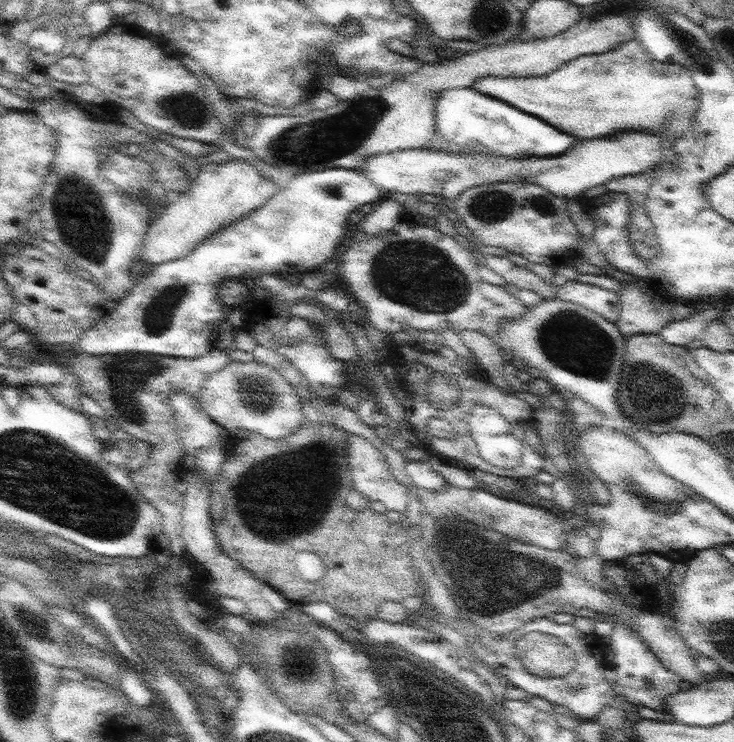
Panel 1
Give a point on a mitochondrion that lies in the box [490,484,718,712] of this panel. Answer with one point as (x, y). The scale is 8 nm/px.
(649, 500)

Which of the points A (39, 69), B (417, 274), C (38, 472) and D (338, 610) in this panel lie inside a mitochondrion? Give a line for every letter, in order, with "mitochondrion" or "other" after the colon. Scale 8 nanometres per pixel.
A: other
B: mitochondrion
C: mitochondrion
D: other

